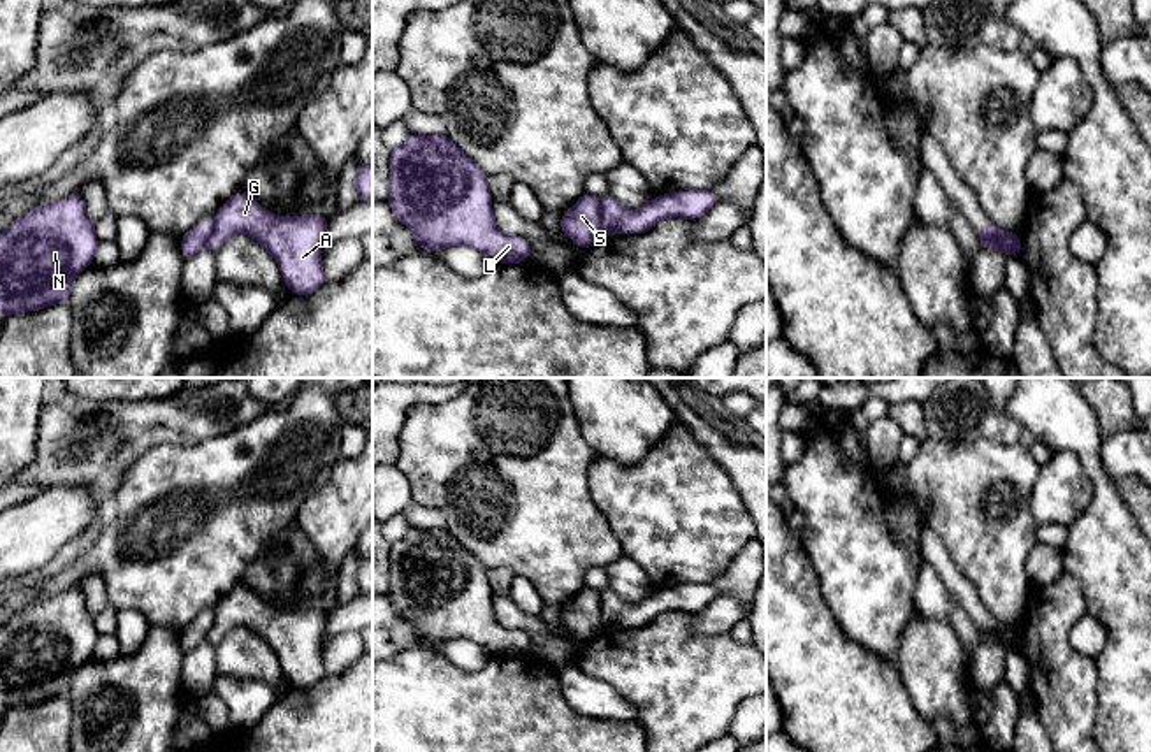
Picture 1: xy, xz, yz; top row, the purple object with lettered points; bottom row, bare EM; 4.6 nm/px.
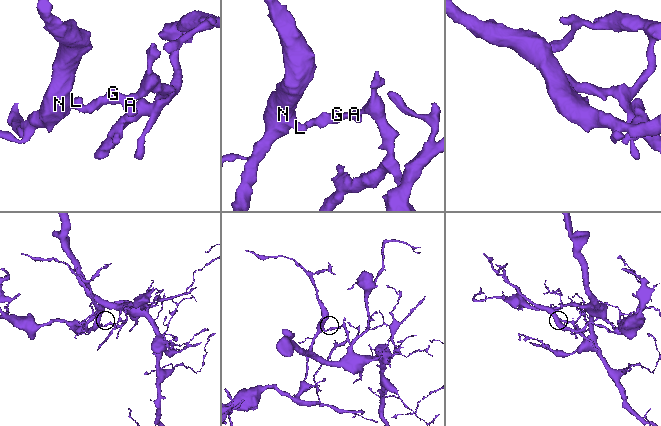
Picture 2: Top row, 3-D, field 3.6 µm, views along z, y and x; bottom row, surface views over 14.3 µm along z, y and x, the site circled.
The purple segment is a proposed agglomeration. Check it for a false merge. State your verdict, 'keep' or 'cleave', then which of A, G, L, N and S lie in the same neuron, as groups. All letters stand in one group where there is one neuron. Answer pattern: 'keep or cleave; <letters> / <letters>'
cleave; A G / L N S

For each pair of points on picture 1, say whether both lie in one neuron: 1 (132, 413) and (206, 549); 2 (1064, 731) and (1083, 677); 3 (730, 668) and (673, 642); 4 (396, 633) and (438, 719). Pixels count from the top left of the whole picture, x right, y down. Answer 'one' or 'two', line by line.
1: two
2: one
3: one
4: two

